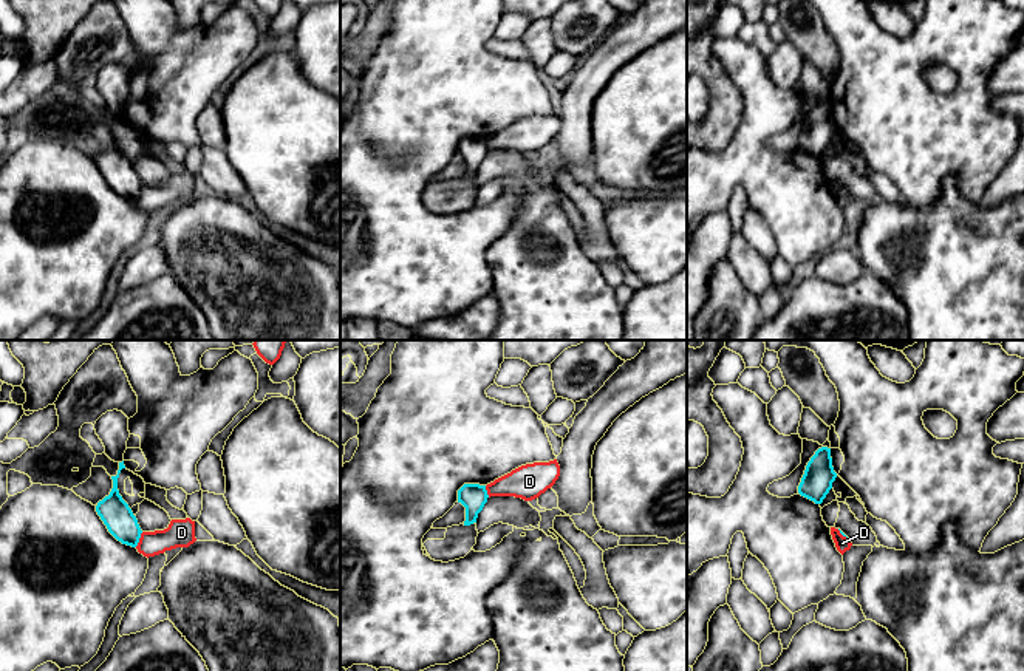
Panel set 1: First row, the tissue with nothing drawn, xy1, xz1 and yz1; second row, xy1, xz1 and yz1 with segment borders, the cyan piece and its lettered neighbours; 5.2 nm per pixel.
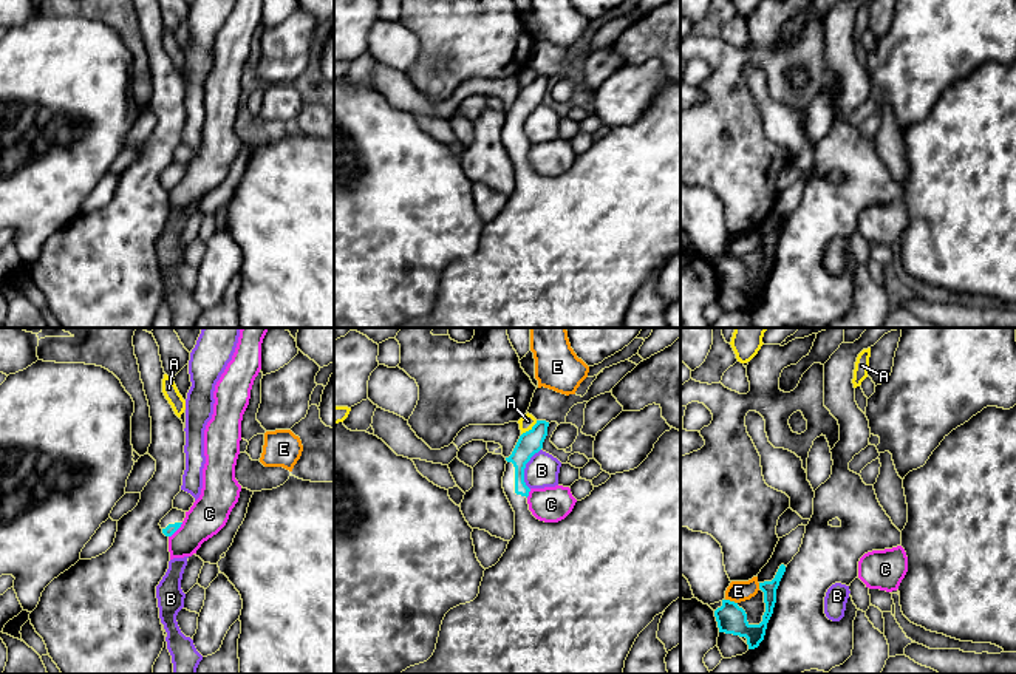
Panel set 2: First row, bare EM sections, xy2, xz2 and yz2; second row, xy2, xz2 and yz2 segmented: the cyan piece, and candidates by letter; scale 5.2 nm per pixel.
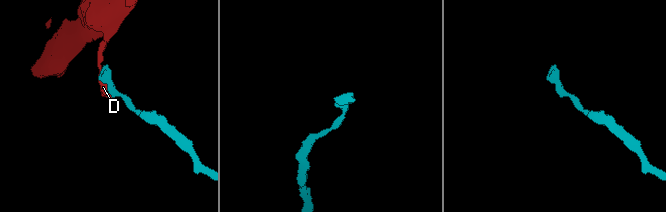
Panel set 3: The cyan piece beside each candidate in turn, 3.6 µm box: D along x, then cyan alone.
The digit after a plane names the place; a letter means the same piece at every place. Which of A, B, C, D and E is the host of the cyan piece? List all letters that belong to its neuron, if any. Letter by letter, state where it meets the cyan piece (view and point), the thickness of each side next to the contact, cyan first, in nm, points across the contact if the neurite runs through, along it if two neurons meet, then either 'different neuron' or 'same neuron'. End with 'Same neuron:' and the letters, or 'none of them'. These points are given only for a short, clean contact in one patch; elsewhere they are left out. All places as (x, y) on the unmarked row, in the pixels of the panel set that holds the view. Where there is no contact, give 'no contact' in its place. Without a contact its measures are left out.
A: xz2 (529, 84) | 120/80 nm | along xz2 (537, 74), (521, 88) | different neuron
B: xz2 (525, 121) | 120/170 nm | along xz2 (540, 102), (525, 122), (525, 138), (529, 142) | different neuron
C: xy2 (175, 184) | 60/200 nm | along xy2 (183, 177), (169, 190) | different neuron
D: xy1 (138, 194) | 160/140 nm | along xy1 (143, 186), (135, 200) | different neuron
E: yz2 (732, 255) | 150/110 nm | different neuron
Same neuron: none of them

